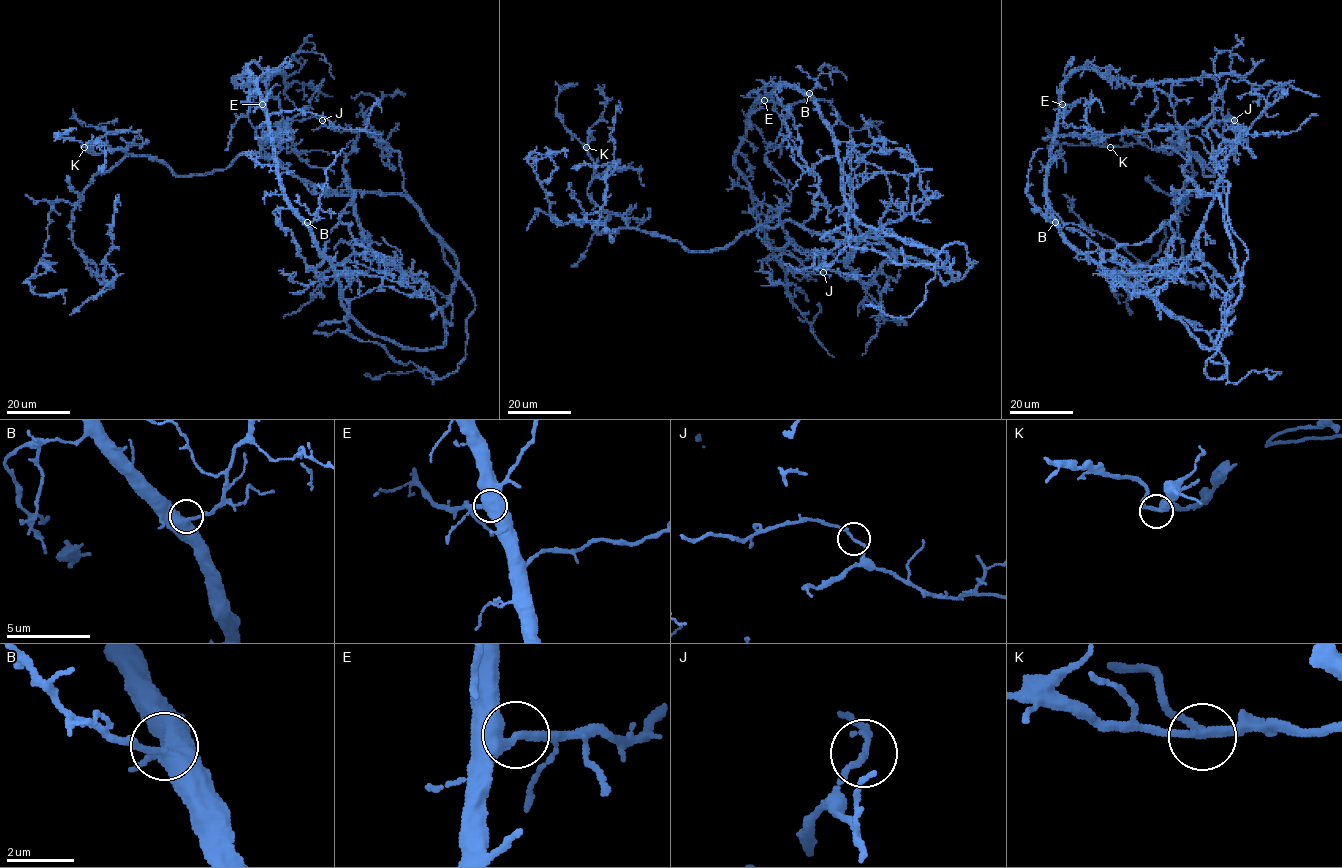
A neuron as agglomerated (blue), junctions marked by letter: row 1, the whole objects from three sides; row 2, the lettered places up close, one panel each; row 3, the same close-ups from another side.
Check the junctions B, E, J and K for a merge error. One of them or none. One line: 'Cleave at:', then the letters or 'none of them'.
Cleave at: J

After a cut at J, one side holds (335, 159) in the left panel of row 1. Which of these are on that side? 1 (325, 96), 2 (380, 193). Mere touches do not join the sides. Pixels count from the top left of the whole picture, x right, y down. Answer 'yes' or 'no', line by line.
1: yes
2: yes

